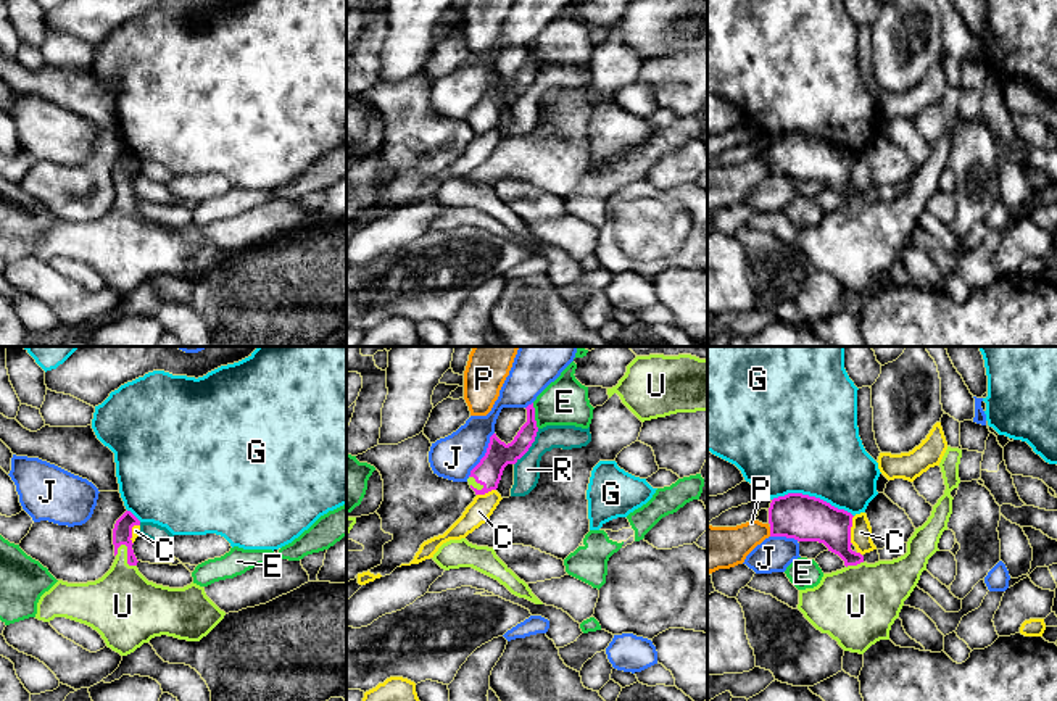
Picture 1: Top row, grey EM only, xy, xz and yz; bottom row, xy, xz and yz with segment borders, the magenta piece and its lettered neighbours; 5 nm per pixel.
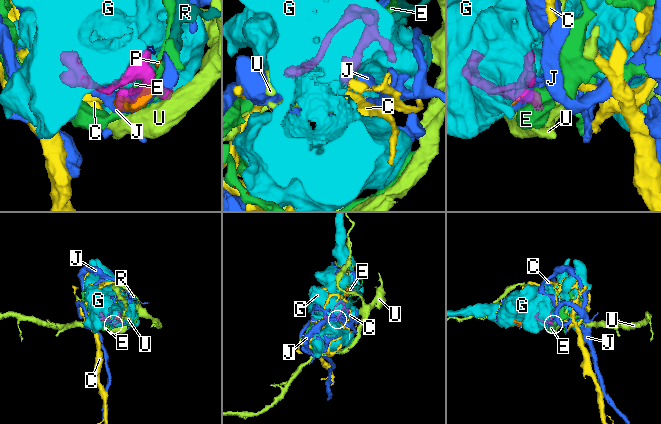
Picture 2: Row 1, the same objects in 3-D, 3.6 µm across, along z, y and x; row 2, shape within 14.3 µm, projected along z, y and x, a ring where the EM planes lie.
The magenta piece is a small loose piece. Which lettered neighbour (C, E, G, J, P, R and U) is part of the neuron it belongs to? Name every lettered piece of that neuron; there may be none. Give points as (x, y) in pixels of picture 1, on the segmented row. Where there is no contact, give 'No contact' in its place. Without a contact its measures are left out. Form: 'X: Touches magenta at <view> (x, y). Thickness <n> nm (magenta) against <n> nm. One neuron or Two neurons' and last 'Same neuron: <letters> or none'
C: Touches magenta at yz (849, 530). Thickness 220 nm (magenta) against 110 nm. Two neurons
E: Touches magenta at xz (534, 416). Thickness 120 nm (magenta) against 240 nm. Two neurons
G: Touches magenta at yz (812, 497). Thickness 220 nm (magenta) against 480 nm. Two neurons
J: Touches magenta at xz (485, 455). Thickness 140 nm (magenta) against 220 nm. Two neurons
P: Touches magenta at yz (770, 532). Thickness 220 nm (magenta) against 200 nm. One neuron
R: Touches magenta at xz (530, 445). Thickness 140 nm (magenta) against 130 nm. Two neurons
U: Touches magenta at xy (128, 556). Thickness 100 nm (magenta) against 360 nm. One neuron
Same neuron: P, U

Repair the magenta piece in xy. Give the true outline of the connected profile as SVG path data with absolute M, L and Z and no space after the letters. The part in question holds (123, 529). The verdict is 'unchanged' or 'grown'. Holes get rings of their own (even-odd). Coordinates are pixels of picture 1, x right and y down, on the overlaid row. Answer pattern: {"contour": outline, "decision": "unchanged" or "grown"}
{"contour": "M126 511L114 524L113 545L114 562L98 580L87 583L68 583L58 580L37 603L35 619L50 622L66 617L97 630L106 646L121 656L127 656L155 637L168 635L187 641L200 641L226 616L205 593L205 588L190 583L184 588L169 588L148 582L137 569L132 550L132 527L140 521Z", "decision": "grown"}

